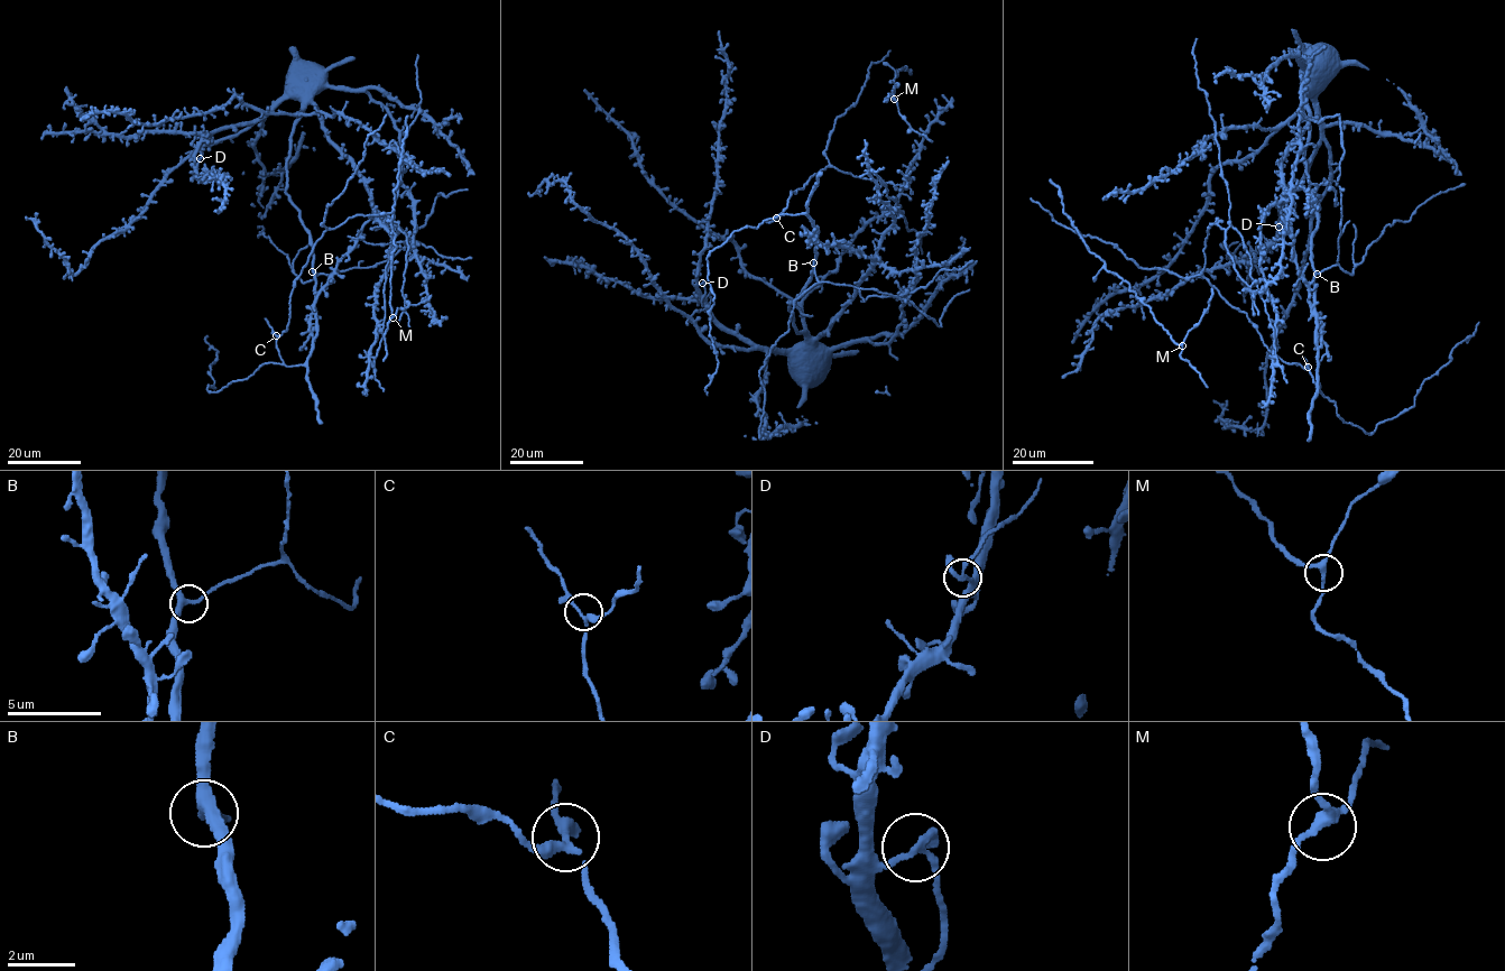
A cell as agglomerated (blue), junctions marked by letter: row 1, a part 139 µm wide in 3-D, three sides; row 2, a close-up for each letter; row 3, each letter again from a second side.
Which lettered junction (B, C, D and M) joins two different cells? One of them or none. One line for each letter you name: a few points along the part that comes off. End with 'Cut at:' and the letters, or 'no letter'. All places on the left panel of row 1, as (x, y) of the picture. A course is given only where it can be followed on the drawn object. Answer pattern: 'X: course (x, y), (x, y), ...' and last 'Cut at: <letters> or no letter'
Cut at: D

